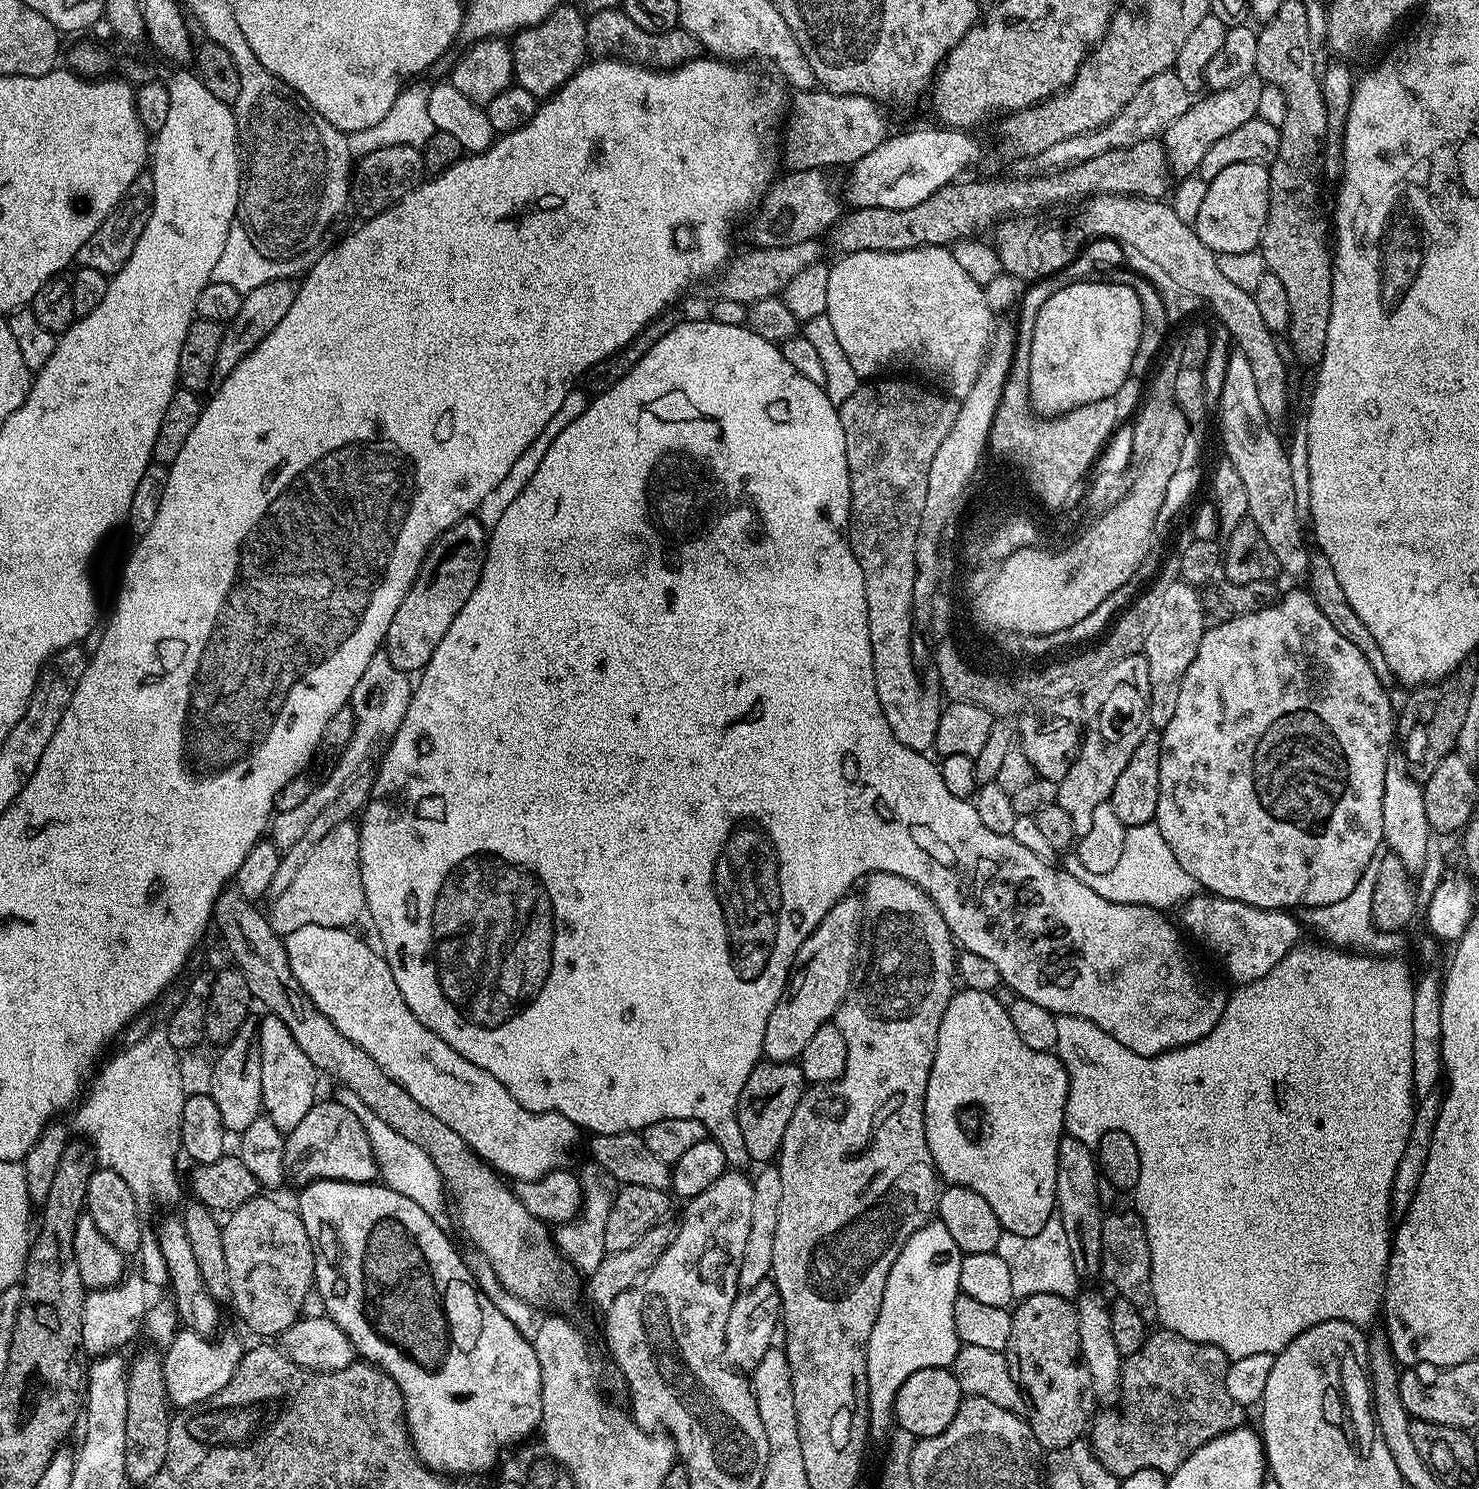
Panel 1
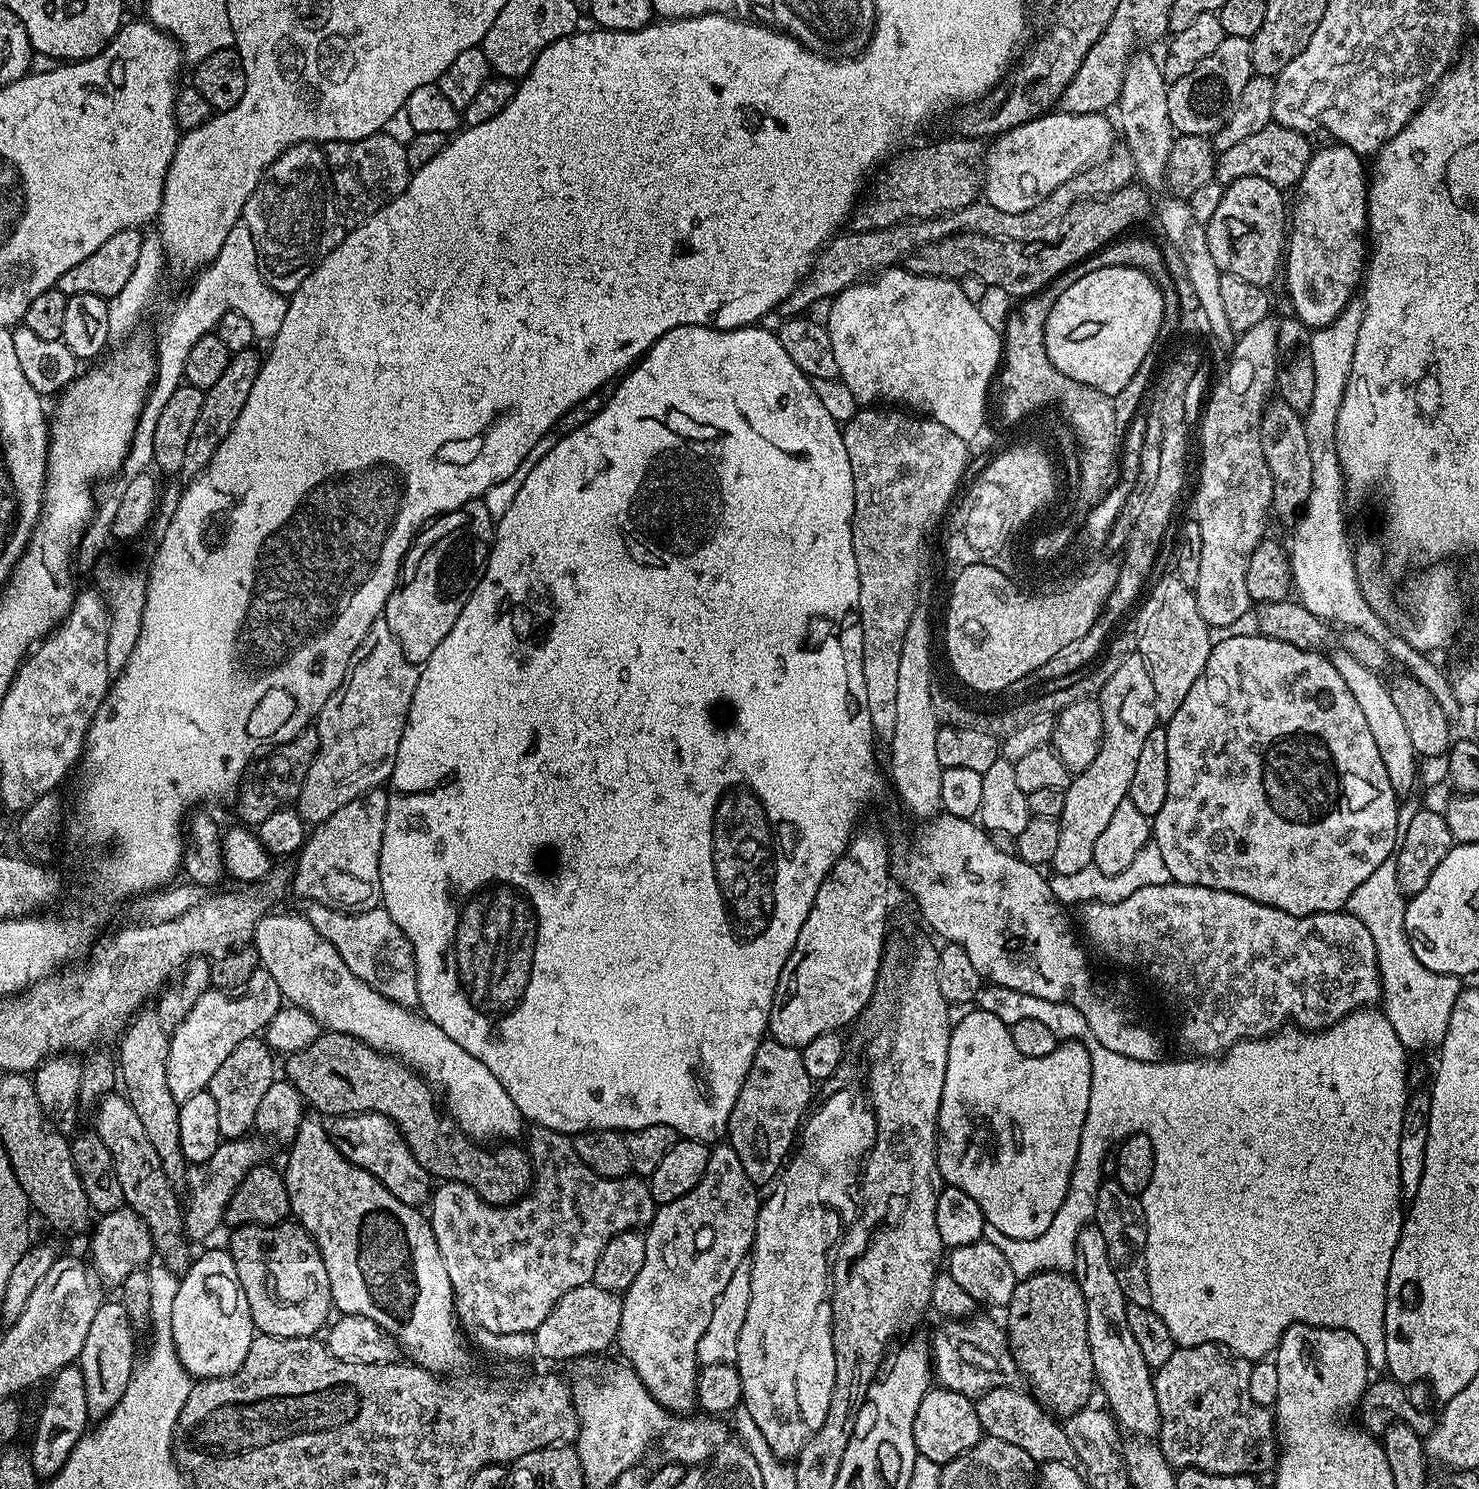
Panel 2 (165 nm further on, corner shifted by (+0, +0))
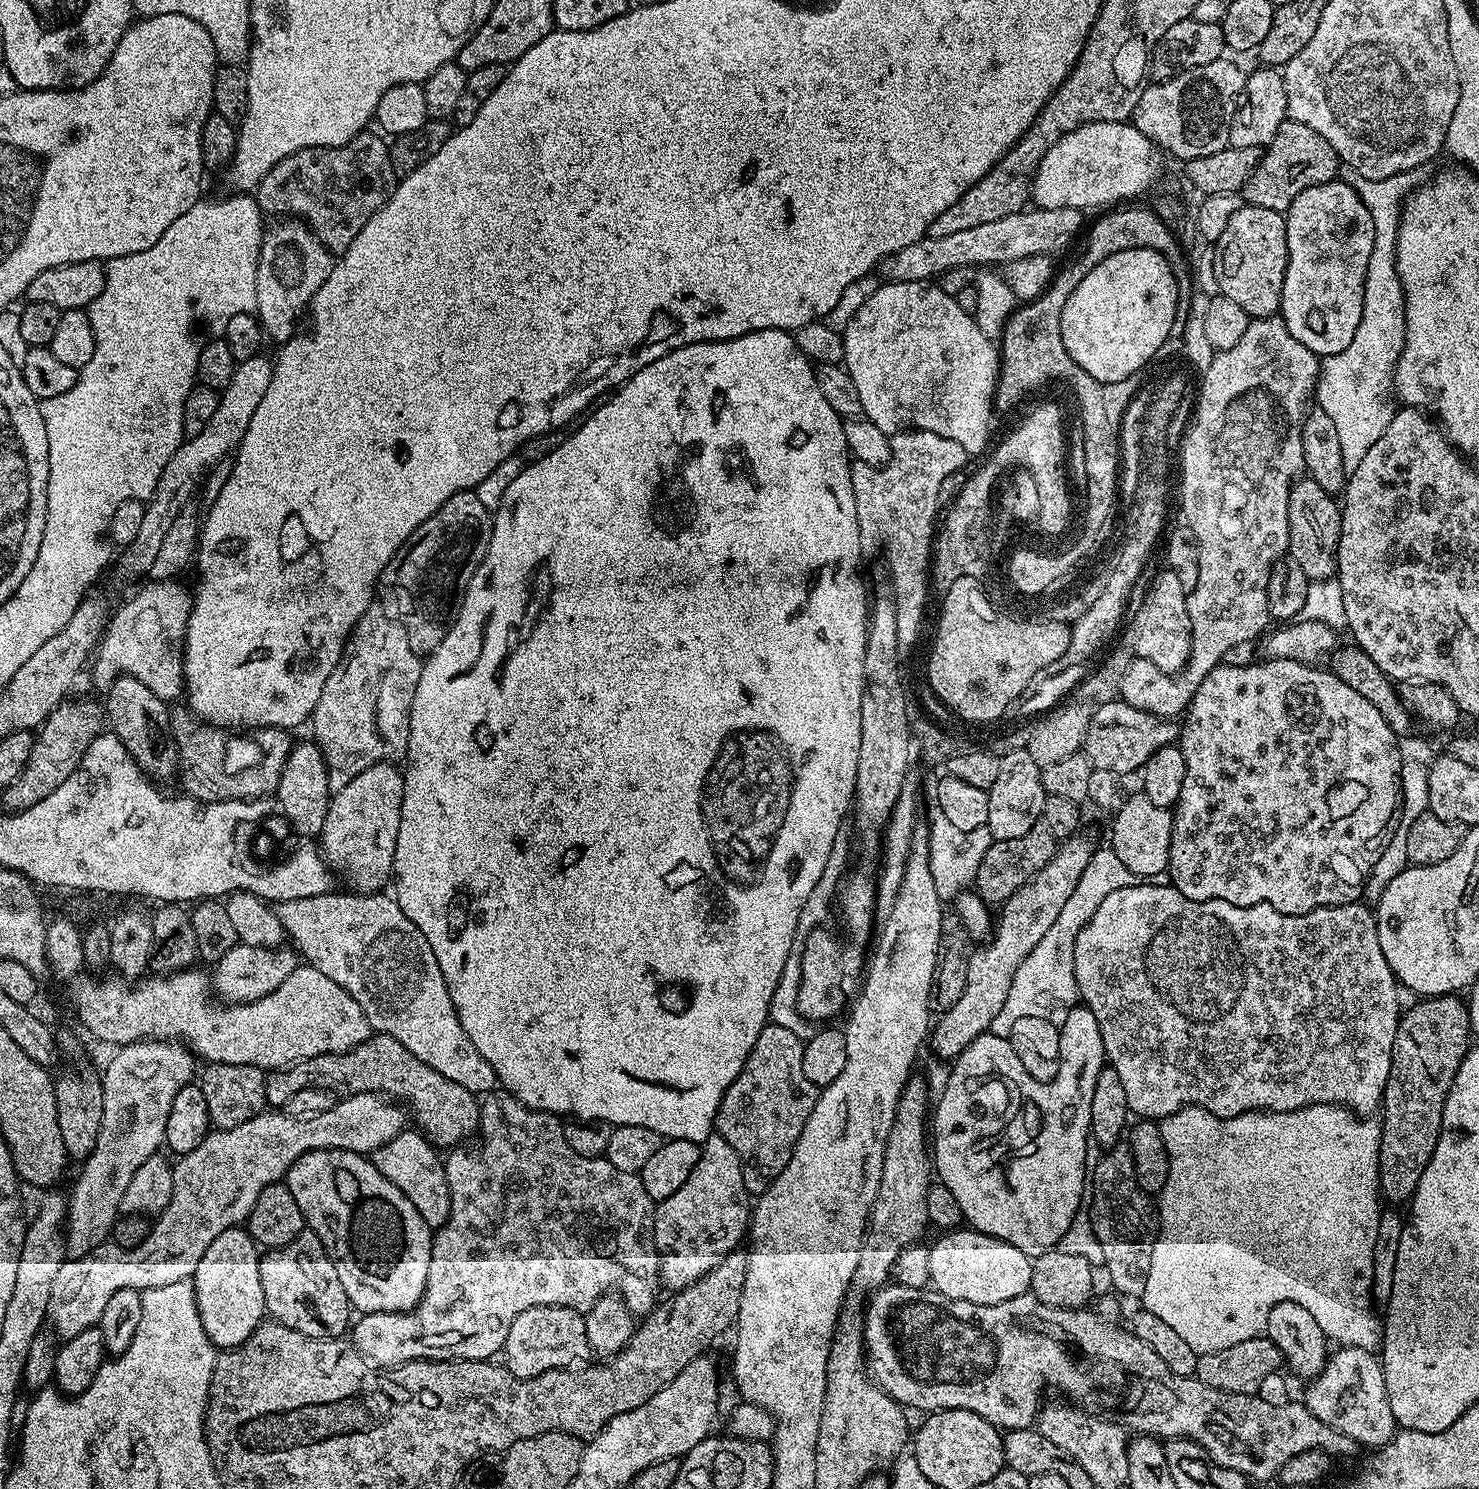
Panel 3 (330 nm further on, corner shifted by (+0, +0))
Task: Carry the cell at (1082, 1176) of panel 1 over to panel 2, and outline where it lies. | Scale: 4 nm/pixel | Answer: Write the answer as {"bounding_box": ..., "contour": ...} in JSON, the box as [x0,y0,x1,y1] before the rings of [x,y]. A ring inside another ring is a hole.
{"bounding_box":[1074,1223,1160,1438],"contour":[[[1088,1223],[1078,1234],[1077,1260],[1074,1275],[1086,1298],[1086,1334],[1090,1342],[1090,1358],[1096,1371],[1095,1383],[1104,1391],[1117,1425],[1125,1433],[1133,1432],[1136,1438],[1156,1438],[1160,1434],[1160,1407],[1152,1385],[1153,1369],[1142,1358],[1142,1349],[1134,1342],[1134,1333],[1127,1322],[1128,1300],[1118,1286],[1114,1266],[1110,1262],[1110,1250],[1106,1250],[1106,1238],[1095,1223]]]}

